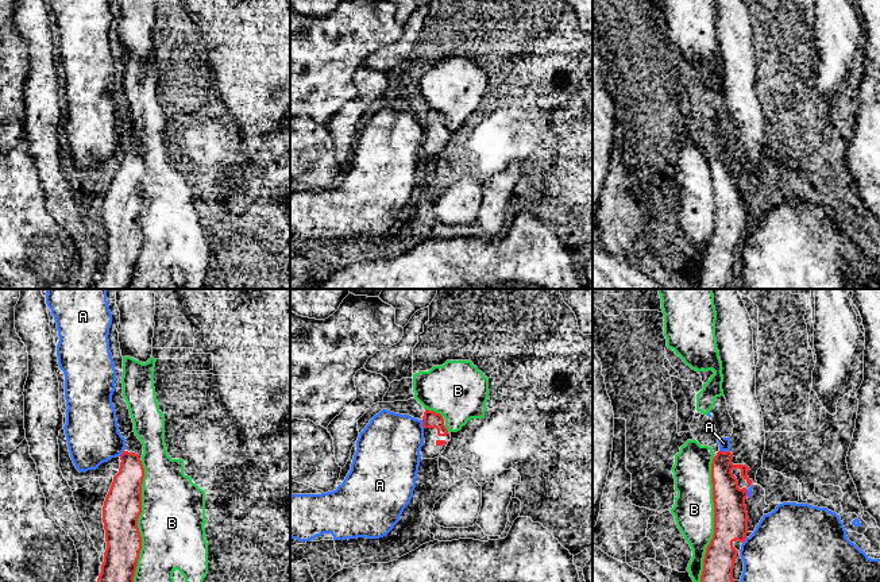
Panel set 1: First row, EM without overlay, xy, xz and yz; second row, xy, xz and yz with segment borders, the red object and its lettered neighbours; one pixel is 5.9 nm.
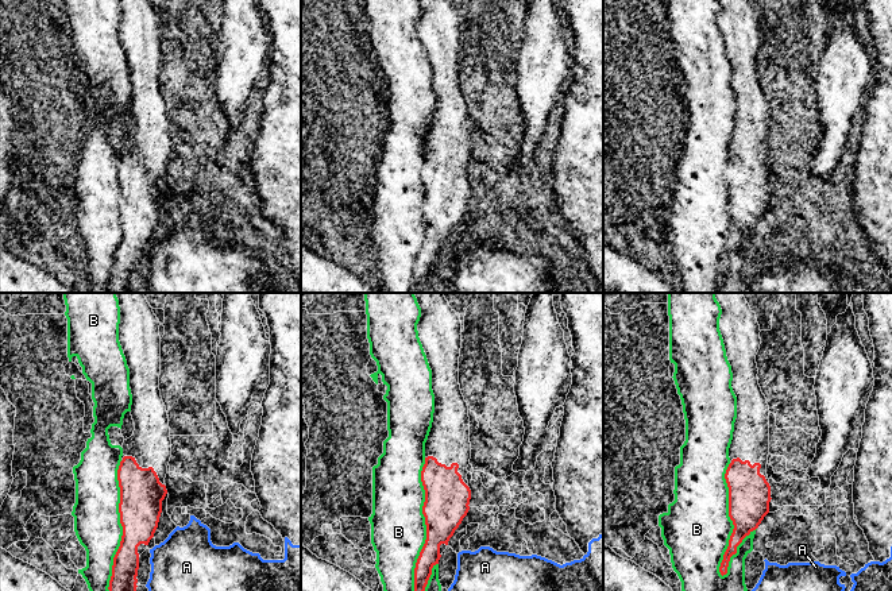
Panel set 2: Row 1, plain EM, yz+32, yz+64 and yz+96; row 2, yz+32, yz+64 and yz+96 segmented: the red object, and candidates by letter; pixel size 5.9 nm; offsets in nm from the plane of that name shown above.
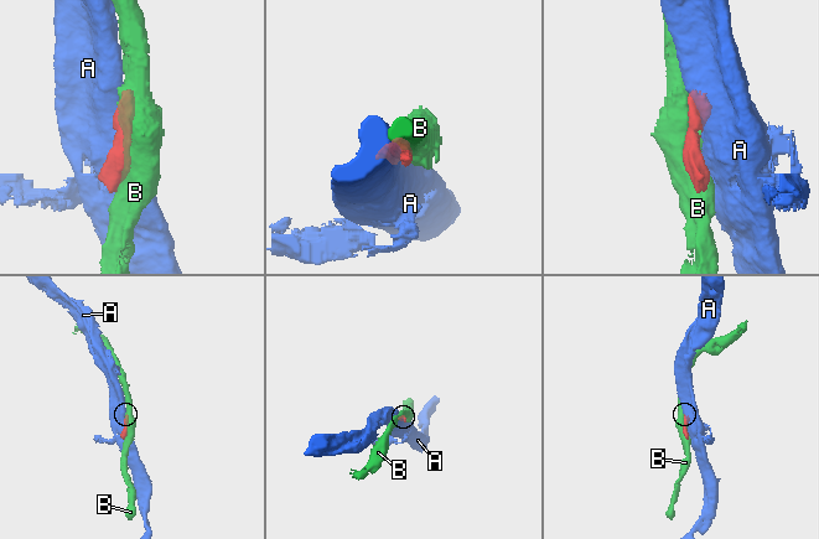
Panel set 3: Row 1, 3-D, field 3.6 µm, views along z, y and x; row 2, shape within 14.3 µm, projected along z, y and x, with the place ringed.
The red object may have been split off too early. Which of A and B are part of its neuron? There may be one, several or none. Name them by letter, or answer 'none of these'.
none of these

